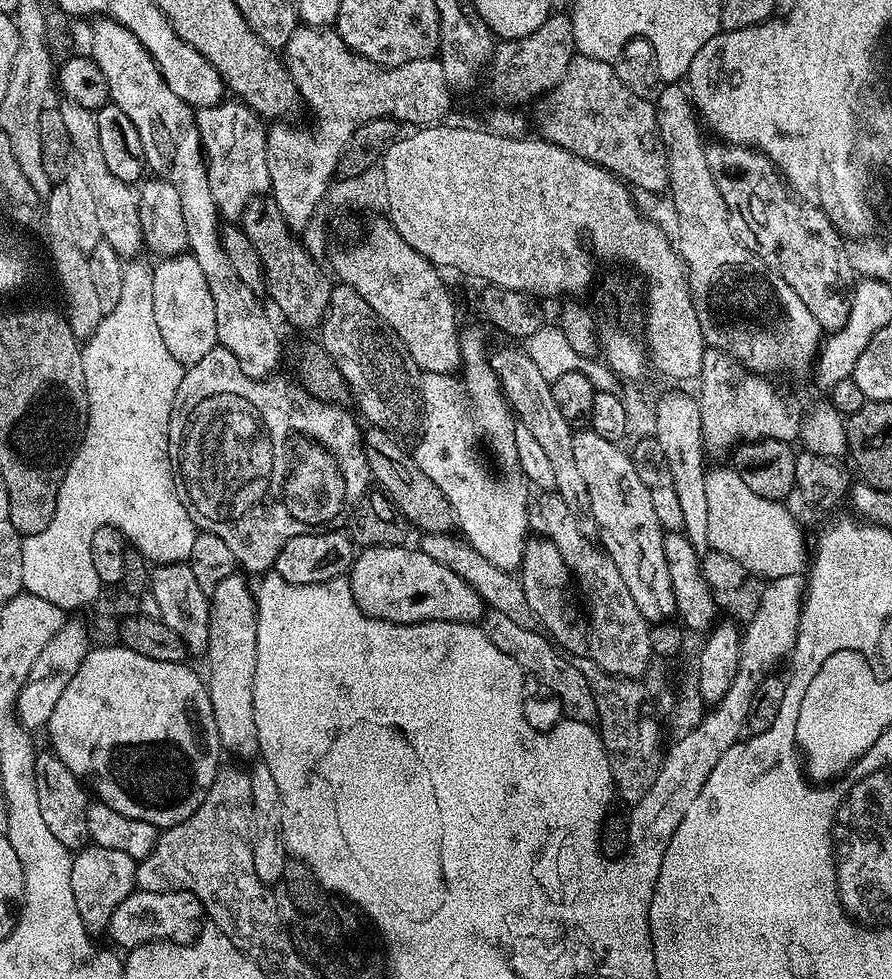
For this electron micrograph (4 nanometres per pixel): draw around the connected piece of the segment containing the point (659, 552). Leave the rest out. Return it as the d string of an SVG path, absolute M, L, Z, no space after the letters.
M580 430L574 435L574 459L578 461L582 478L586 478L586 490L590 490L590 506L592 507L592 517L598 529L599 543L602 545L604 551L607 552L608 557L614 562L614 566L618 566L618 574L622 574L623 580L626 581L626 587L629 588L630 594L634 597L634 602L638 605L638 610L642 610L644 617L650 622L672 620L677 615L677 611L674 598L674 586L670 584L670 566L666 562L666 550L662 550L665 529L661 528L658 522L658 514L654 514L654 505L650 499L650 490L646 490L642 478L638 478L636 463L632 461L631 455L625 449L623 452L622 449L623 447L620 444L610 442L606 438L598 438L598 434L594 434L591 430Z

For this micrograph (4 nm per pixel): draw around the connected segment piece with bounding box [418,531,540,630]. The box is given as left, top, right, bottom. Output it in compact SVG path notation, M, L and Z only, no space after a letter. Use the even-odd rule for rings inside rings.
M451 531L429 532L419 537L421 540L418 541L418 547L421 552L430 554L434 562L446 566L446 570L454 570L454 574L458 574L462 582L470 585L484 599L485 605L491 611L506 614L506 618L518 622L518 626L526 626L526 630L539 629L540 620L534 614L534 610L530 610L530 602L526 602L526 594L522 590L519 579L512 572L494 566L490 558L482 558L482 554L478 554L467 540L459 535L456 535L457 537L452 535Z

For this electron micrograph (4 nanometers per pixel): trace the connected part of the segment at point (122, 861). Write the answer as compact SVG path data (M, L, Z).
M92 844L87 848L81 848L72 858L70 870L70 886L74 886L74 902L78 902L78 914L82 914L82 922L90 934L103 933L108 927L110 918L118 906L136 888L137 860L130 858L130 854L122 854L122 850L106 850L106 846Z

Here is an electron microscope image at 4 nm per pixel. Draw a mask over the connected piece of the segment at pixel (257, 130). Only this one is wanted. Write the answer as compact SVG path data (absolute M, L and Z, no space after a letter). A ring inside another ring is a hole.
M228 98L209 108L199 109L196 125L200 131L200 144L206 153L210 190L214 194L216 209L225 221L239 221L251 200L265 195L272 187L265 121L247 104Z

